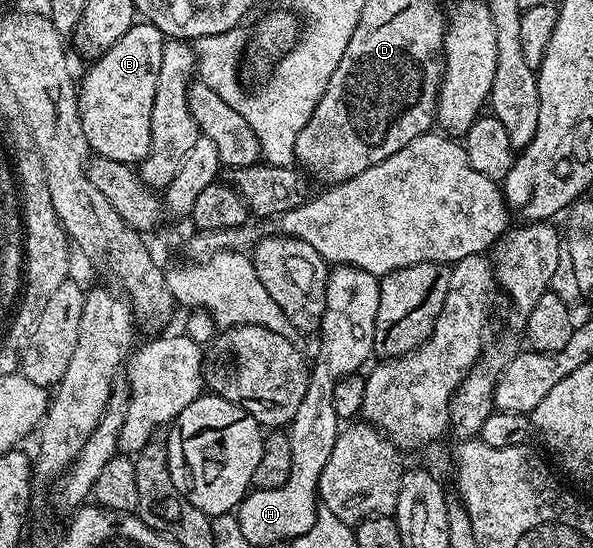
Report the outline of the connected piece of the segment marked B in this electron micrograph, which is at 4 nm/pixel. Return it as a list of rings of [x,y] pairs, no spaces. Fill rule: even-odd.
[[[136,23],[113,43],[103,54],[90,62],[91,70],[81,77],[79,90],[79,114],[90,152],[105,159],[117,159],[134,166],[149,155],[151,146],[151,120],[153,119],[153,95],[157,95],[157,75],[161,75],[163,32],[146,23]]]

